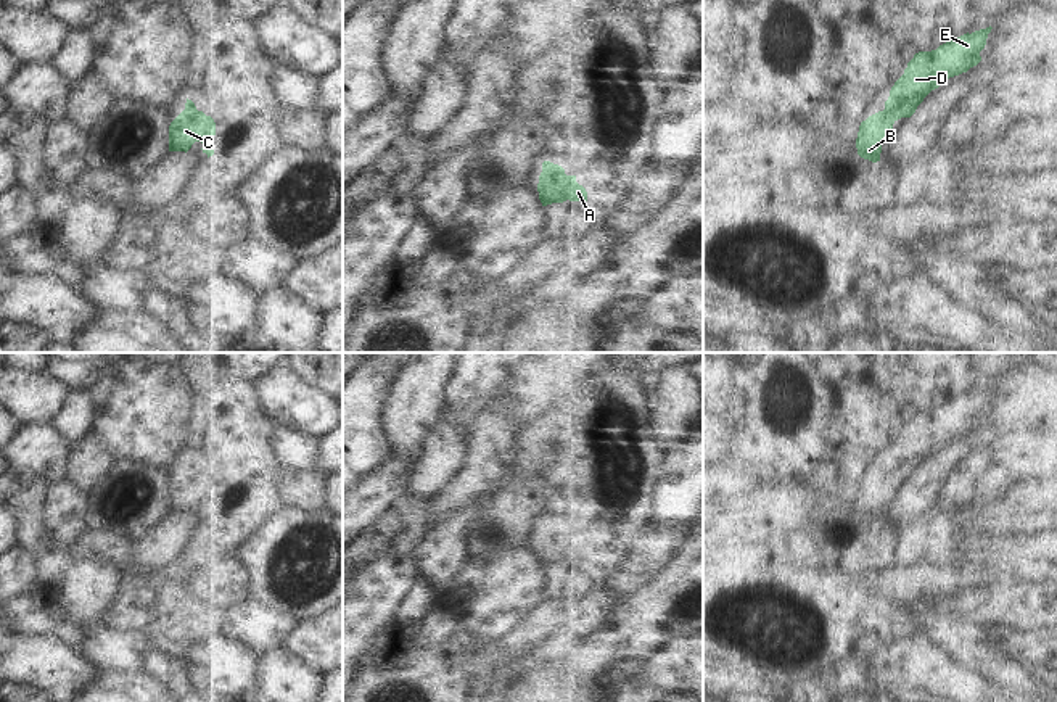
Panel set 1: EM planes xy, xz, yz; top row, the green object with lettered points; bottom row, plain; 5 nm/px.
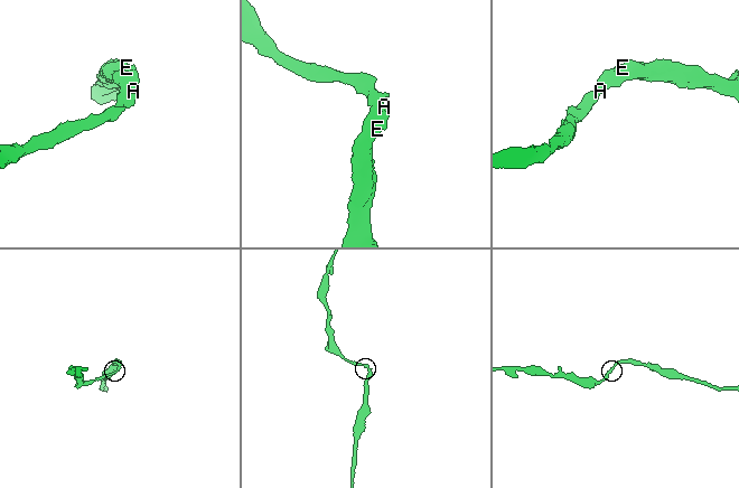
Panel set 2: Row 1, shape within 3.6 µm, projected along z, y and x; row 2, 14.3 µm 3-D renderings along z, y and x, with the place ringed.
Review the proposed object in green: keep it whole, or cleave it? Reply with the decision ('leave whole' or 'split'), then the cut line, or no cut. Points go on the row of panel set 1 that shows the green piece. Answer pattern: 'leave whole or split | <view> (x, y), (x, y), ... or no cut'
leave whole | no cut

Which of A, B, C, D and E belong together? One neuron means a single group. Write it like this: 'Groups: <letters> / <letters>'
Groups: A B C D E.

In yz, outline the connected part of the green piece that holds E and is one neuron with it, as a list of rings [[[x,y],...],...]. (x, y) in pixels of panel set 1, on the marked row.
[[[989,26],[972,34],[967,32],[936,50],[915,53],[904,74],[891,87],[885,109],[861,122],[856,138],[858,155],[872,163],[880,161],[882,143],[893,124],[901,118],[911,118],[923,98],[949,77],[977,66],[991,29]]]

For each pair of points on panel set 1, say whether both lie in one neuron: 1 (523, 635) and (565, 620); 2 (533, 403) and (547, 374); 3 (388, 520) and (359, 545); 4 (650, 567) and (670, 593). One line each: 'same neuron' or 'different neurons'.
1: same neuron
2: same neuron
3: same neuron
4: different neurons

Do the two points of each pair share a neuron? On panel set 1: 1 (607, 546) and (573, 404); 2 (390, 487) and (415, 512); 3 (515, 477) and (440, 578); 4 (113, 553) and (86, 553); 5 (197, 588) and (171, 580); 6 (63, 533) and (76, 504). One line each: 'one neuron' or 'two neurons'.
1: one neuron
2: two neurons
3: one neuron
4: one neuron
5: two neurons
6: one neuron

